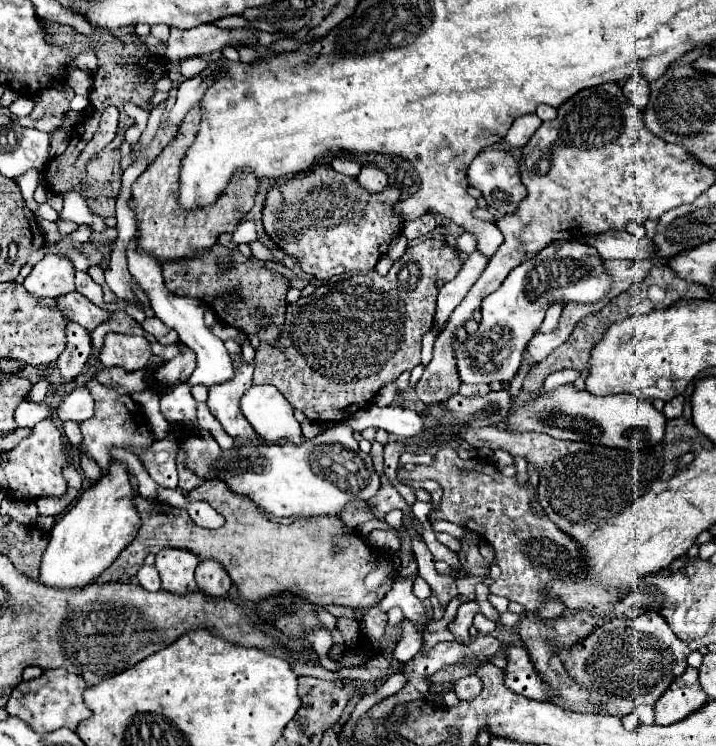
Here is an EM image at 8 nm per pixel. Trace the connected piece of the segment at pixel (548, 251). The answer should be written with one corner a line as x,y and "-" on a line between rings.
557,240
545,246
541,252
537,252
531,260
519,264
509,272
509,276
503,280
503,284
489,294
483,300
483,318
479,324
479,340
477,336
467,336
463,344
455,342
455,358
457,358
457,368
459,368
459,378
465,384
489,384
493,380
499,382
511,382
513,376
517,374
517,368
521,364
521,354
527,346
527,342
533,338
535,330
541,326
545,312
549,310
551,304
569,304
569,302
579,302
579,304
595,304
603,298
609,296
613,286
613,278
603,266
603,260
599,258
597,250
591,248
589,244
583,244
579,240

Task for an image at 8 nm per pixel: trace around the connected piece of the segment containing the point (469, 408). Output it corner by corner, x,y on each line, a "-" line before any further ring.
507,390
489,392
487,396
465,398
461,394
451,396
445,406
457,416
457,420
465,420
465,424
477,426
493,426
499,424
501,418
509,418
513,412
513,402

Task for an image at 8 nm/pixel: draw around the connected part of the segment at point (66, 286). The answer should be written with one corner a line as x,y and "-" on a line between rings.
47,254
33,266
31,274
23,282
25,290
35,296
57,298
75,290
75,266
61,254

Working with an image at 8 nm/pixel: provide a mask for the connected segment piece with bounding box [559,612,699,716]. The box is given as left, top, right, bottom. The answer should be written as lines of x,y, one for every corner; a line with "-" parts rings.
645,612
633,620
613,618
597,626
589,636
569,648
561,648
559,660
567,674
585,690
593,690
607,714
627,716
637,706
655,706
671,680
687,668
687,656
699,644
683,642
655,612

